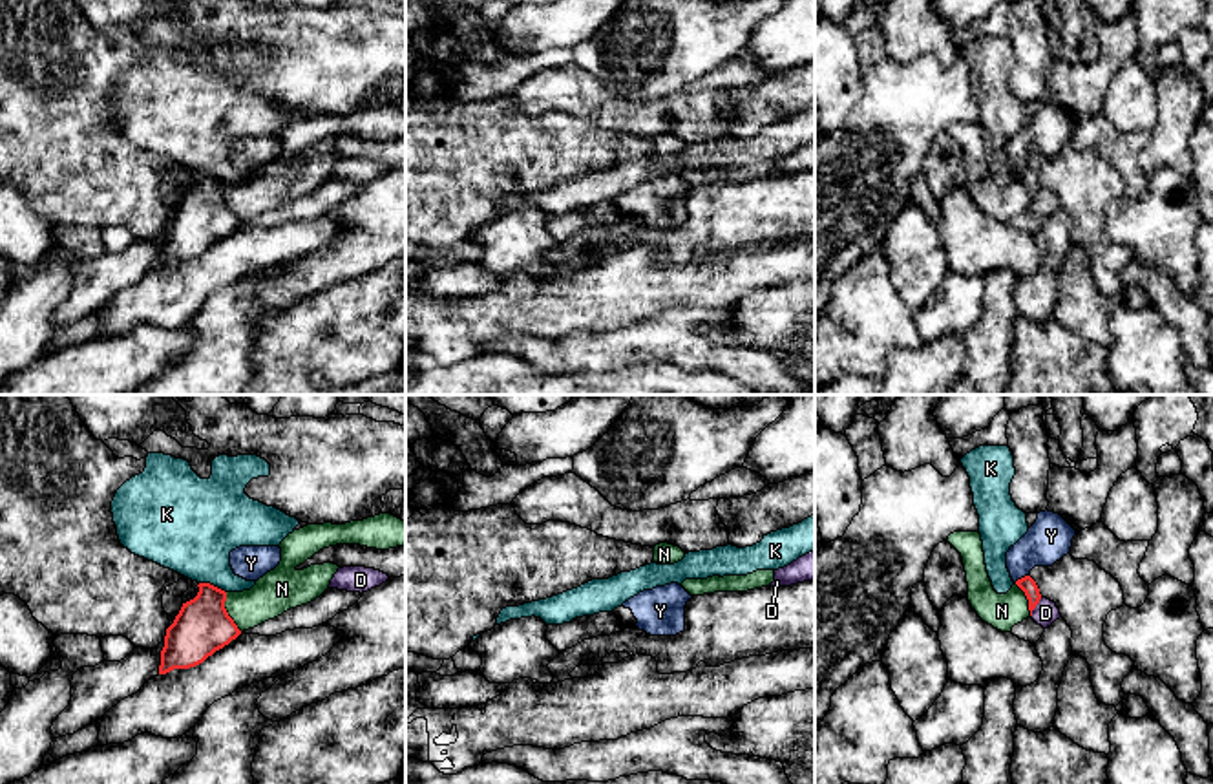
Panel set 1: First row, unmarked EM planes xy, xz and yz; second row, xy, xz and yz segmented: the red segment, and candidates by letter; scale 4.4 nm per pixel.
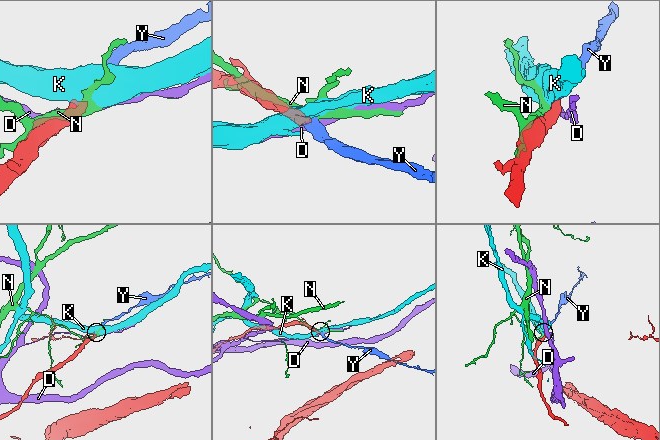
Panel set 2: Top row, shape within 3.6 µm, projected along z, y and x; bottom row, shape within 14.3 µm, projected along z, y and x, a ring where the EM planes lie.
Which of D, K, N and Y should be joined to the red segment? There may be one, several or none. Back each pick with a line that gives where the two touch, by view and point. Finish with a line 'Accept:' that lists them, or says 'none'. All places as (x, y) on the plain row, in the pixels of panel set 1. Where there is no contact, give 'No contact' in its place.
Y: Touches red at yz (1022, 169)
Accept: Y

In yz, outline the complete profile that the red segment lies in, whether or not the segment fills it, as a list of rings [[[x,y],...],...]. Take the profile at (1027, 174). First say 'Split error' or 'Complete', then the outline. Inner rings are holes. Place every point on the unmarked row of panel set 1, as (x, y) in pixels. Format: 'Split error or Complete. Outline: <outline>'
Split error. Outline: [[[1039,102],[1028,122],[1007,143],[1007,159],[1012,172],[1025,183],[1028,201],[1041,190],[1036,172],[1028,166],[1034,157],[1052,157],[1071,144],[1076,121],[1054,102]]]

